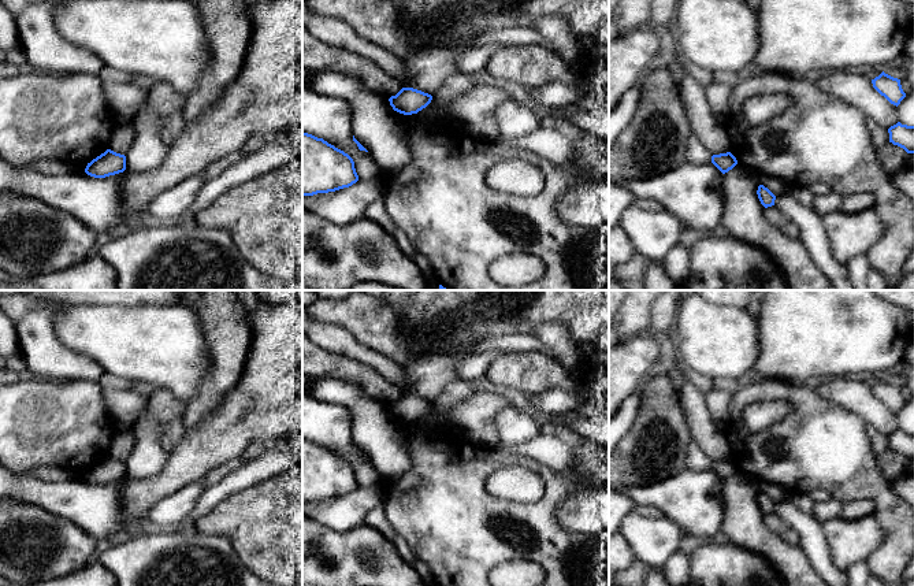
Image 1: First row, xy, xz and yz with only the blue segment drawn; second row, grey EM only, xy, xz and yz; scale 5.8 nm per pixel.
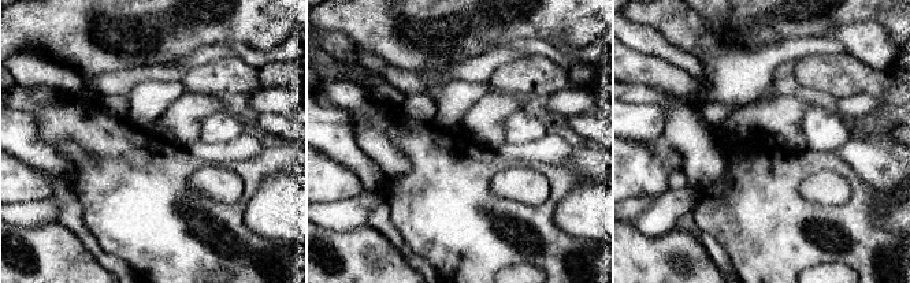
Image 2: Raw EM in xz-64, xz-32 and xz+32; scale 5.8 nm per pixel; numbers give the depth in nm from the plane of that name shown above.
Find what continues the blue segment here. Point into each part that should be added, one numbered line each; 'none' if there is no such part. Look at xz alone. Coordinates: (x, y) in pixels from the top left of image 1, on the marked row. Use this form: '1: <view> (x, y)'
none

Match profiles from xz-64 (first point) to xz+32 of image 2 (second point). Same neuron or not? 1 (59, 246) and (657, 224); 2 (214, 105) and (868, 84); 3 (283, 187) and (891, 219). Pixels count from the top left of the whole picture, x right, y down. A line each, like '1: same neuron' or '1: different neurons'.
1: different neurons
2: different neurons
3: same neuron

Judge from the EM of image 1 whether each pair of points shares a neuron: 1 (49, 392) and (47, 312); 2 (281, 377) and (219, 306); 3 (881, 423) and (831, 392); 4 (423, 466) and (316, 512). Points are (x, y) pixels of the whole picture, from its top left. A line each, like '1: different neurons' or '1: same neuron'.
1: different neurons
2: different neurons
3: same neuron
4: different neurons

